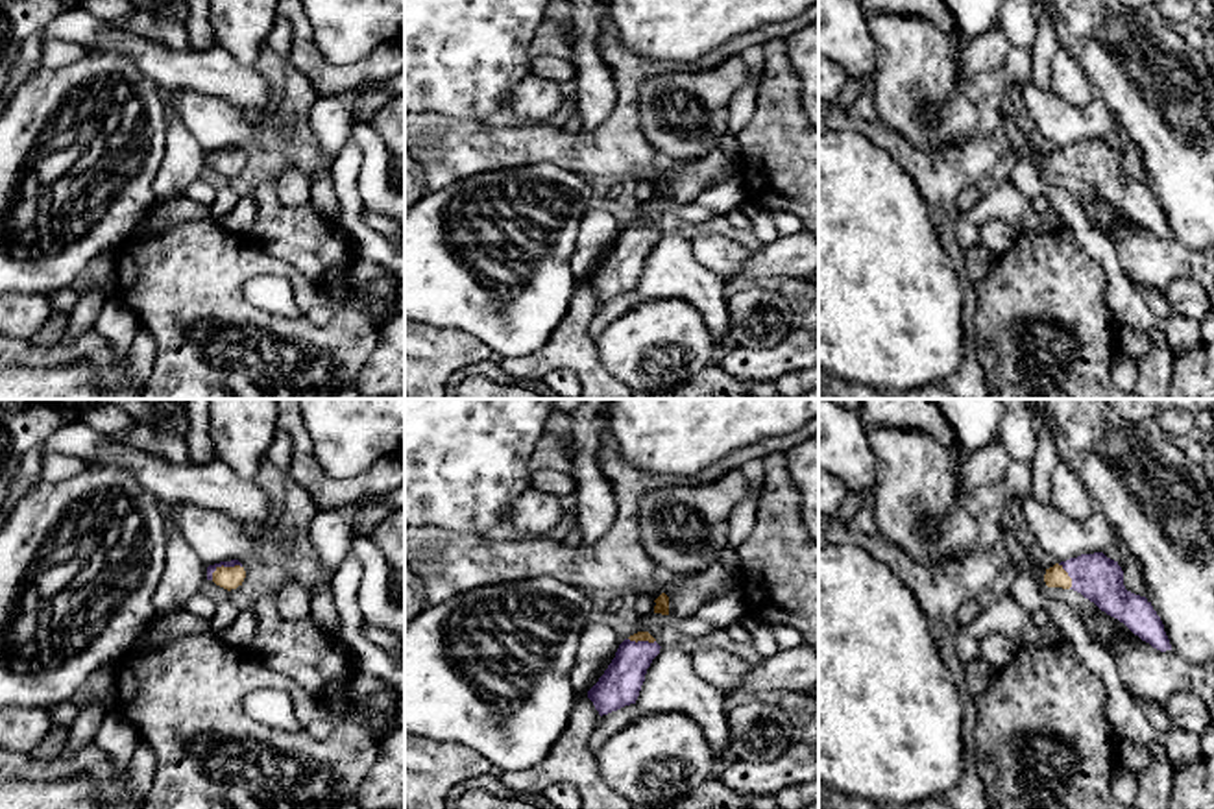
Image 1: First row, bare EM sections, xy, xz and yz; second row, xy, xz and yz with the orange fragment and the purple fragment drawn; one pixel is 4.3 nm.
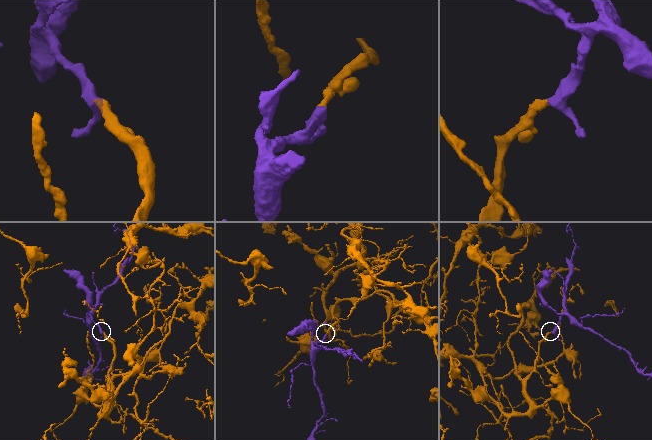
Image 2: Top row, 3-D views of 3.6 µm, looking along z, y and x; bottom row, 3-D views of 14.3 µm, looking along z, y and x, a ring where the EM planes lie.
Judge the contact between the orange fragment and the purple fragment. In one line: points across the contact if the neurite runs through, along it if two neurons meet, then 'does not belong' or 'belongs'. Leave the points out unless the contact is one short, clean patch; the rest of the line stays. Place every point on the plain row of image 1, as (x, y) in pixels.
across xy (230, 165), (222, 152), (211, 156) | belongs

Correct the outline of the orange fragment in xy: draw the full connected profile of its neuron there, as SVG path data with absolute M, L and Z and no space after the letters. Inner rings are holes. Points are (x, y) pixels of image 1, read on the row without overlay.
M238 146L220 148L207 153L207 166L212 166L216 172L231 177L242 172L246 157Z

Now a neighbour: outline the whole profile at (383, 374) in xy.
M405 314L379 323L379 344L358 373L362 395L392 395L405 390Z

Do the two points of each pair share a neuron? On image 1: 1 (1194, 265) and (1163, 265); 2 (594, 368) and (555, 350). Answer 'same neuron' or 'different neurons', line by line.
1: same neuron
2: same neuron

